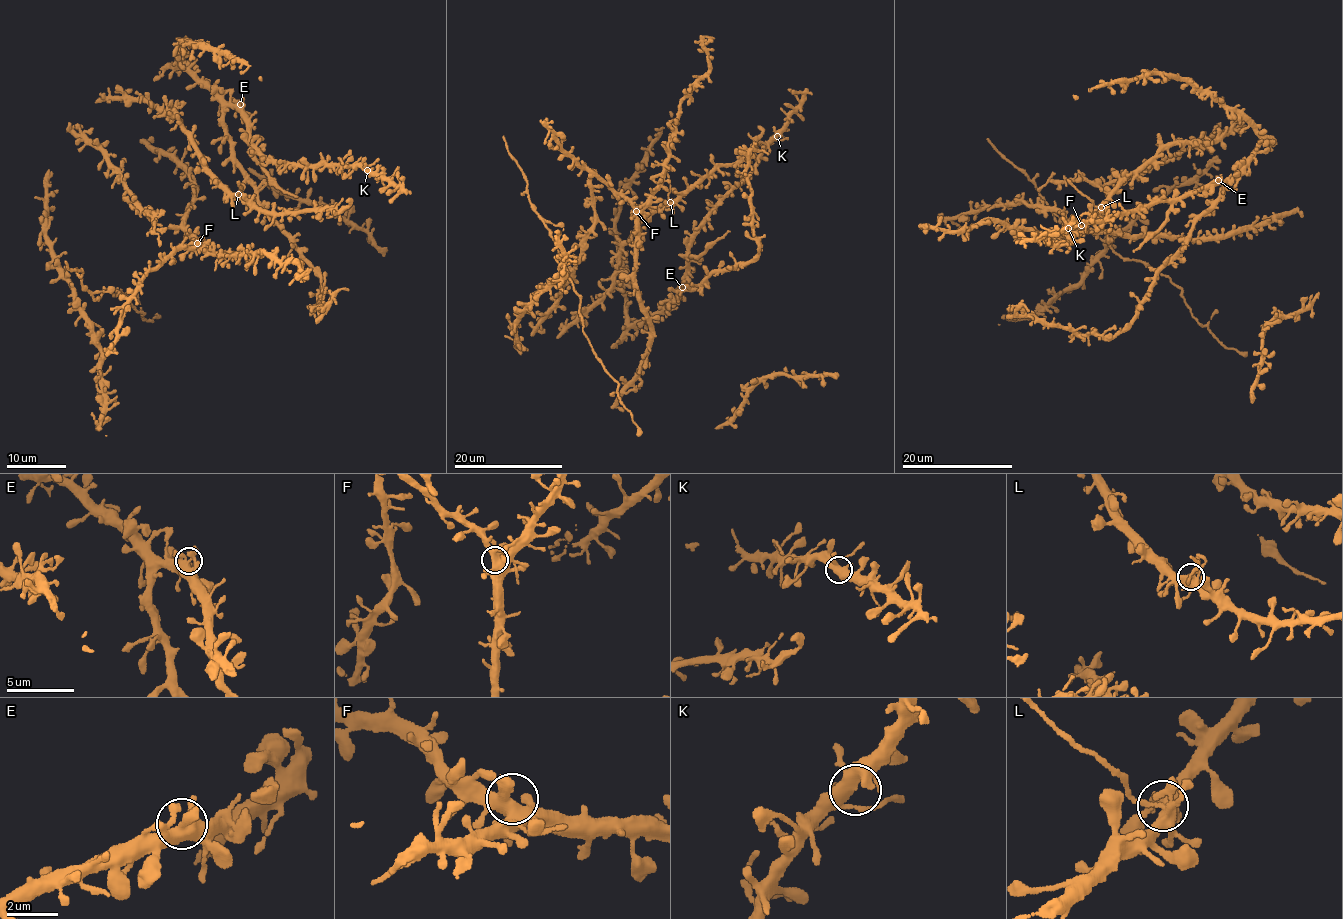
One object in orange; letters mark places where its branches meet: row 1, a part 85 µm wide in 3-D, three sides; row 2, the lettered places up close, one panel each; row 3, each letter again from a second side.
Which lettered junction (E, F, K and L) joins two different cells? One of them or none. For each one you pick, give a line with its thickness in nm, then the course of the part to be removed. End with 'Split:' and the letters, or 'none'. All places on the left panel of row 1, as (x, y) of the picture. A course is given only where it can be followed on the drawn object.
L: calibre 400 nm; course (237, 194), (242, 187), (237, 181)
Split: L

